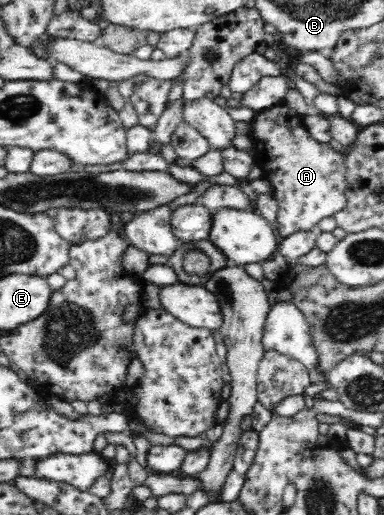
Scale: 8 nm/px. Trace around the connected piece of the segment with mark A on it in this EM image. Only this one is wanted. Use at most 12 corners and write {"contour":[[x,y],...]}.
{"contour":[[281,102],[250,121],[279,239],[346,206],[343,153]]}

